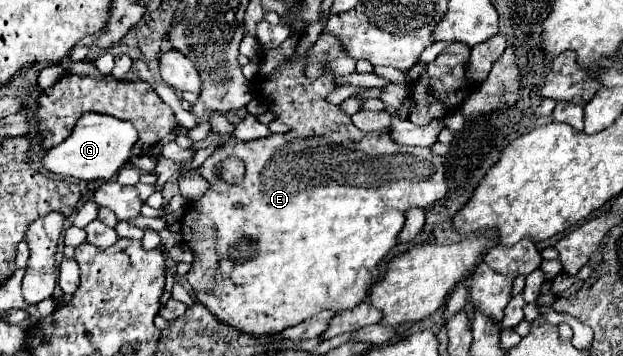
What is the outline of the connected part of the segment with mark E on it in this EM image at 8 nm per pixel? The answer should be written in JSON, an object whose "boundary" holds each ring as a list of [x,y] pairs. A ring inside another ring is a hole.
{"boundary":[[[291,21],[291,35],[275,49],[263,49],[261,61],[259,61],[259,81],[261,81],[261,89],[259,93],[263,95],[267,109],[275,115],[277,123],[285,123],[289,125],[287,133],[273,133],[265,139],[255,139],[255,141],[229,141],[223,147],[219,147],[197,171],[199,175],[203,175],[209,181],[209,191],[195,201],[189,209],[187,215],[183,215],[181,219],[181,235],[187,241],[187,245],[193,249],[193,253],[199,257],[191,271],[187,273],[187,279],[191,283],[191,287],[195,289],[195,295],[199,299],[199,303],[203,303],[221,323],[227,323],[243,333],[249,335],[275,335],[281,333],[283,329],[297,325],[309,317],[313,317],[315,313],[323,311],[323,309],[333,309],[333,311],[347,311],[353,309],[355,305],[363,303],[369,295],[371,285],[375,283],[375,275],[373,271],[377,271],[377,265],[383,261],[383,257],[395,247],[397,243],[397,235],[403,229],[405,223],[405,213],[413,207],[419,209],[427,209],[431,207],[435,201],[443,199],[447,193],[447,185],[445,185],[445,157],[441,155],[433,155],[431,147],[411,147],[411,145],[401,145],[393,139],[391,133],[363,133],[359,131],[353,123],[351,117],[339,107],[339,105],[331,105],[327,101],[327,95],[337,87],[333,73],[329,73],[329,69],[325,69],[321,73],[321,77],[311,79],[305,73],[305,65],[309,59],[309,49],[305,53],[297,53],[299,43],[305,37],[305,23],[303,21]],[[227,157],[239,157],[245,163],[245,177],[243,183],[239,185],[231,185],[227,181],[223,181],[219,177],[219,163]]]}

